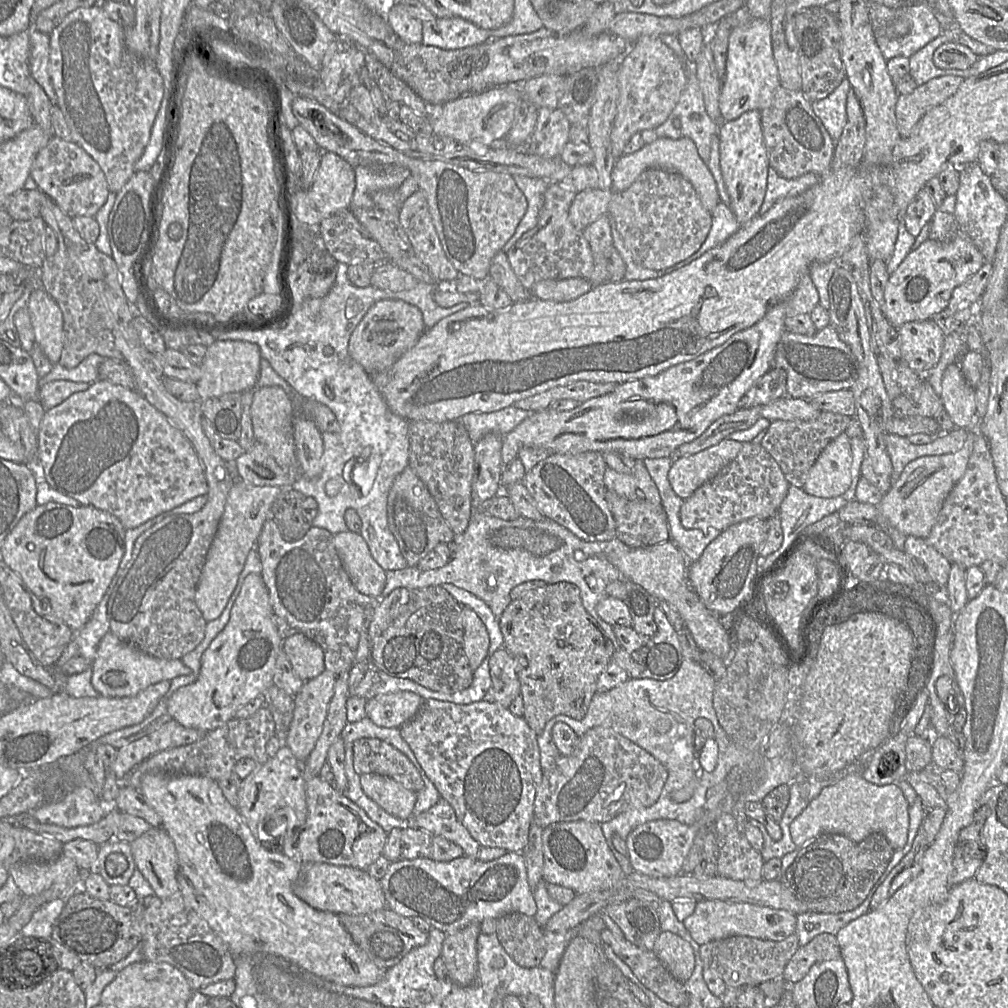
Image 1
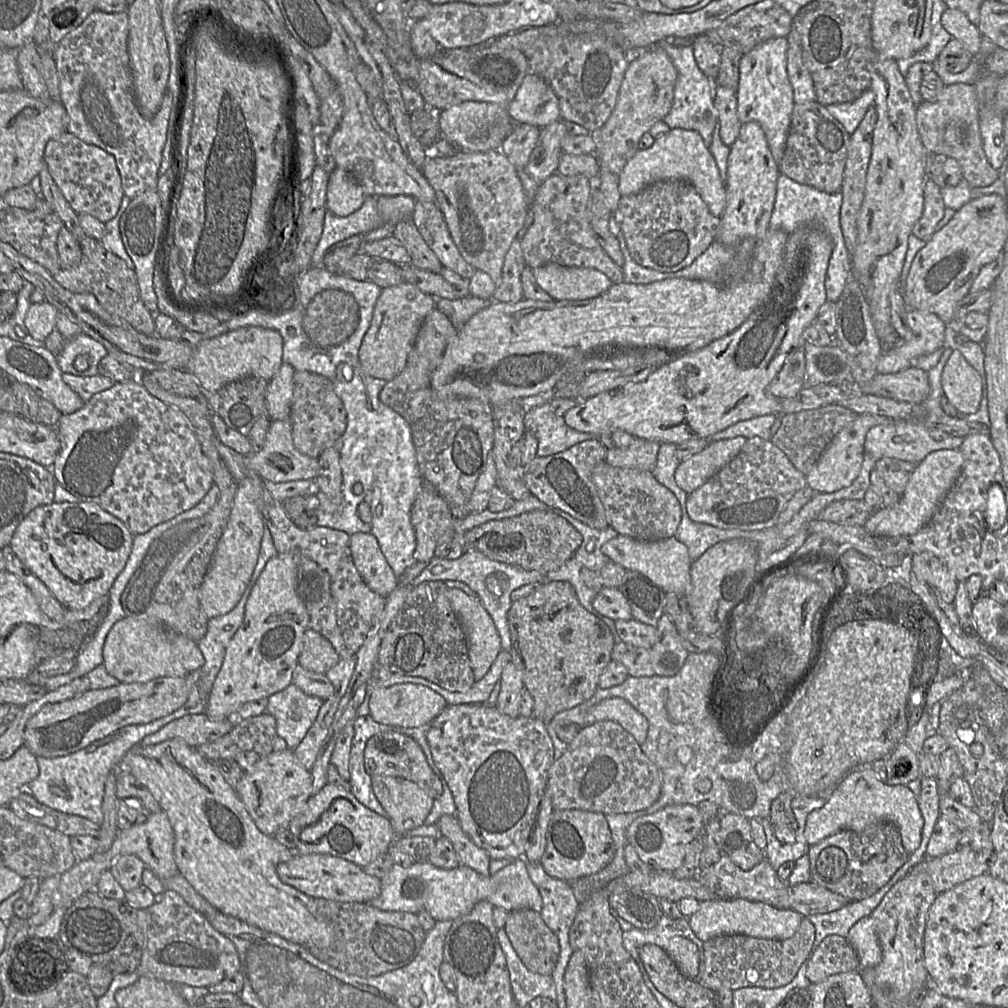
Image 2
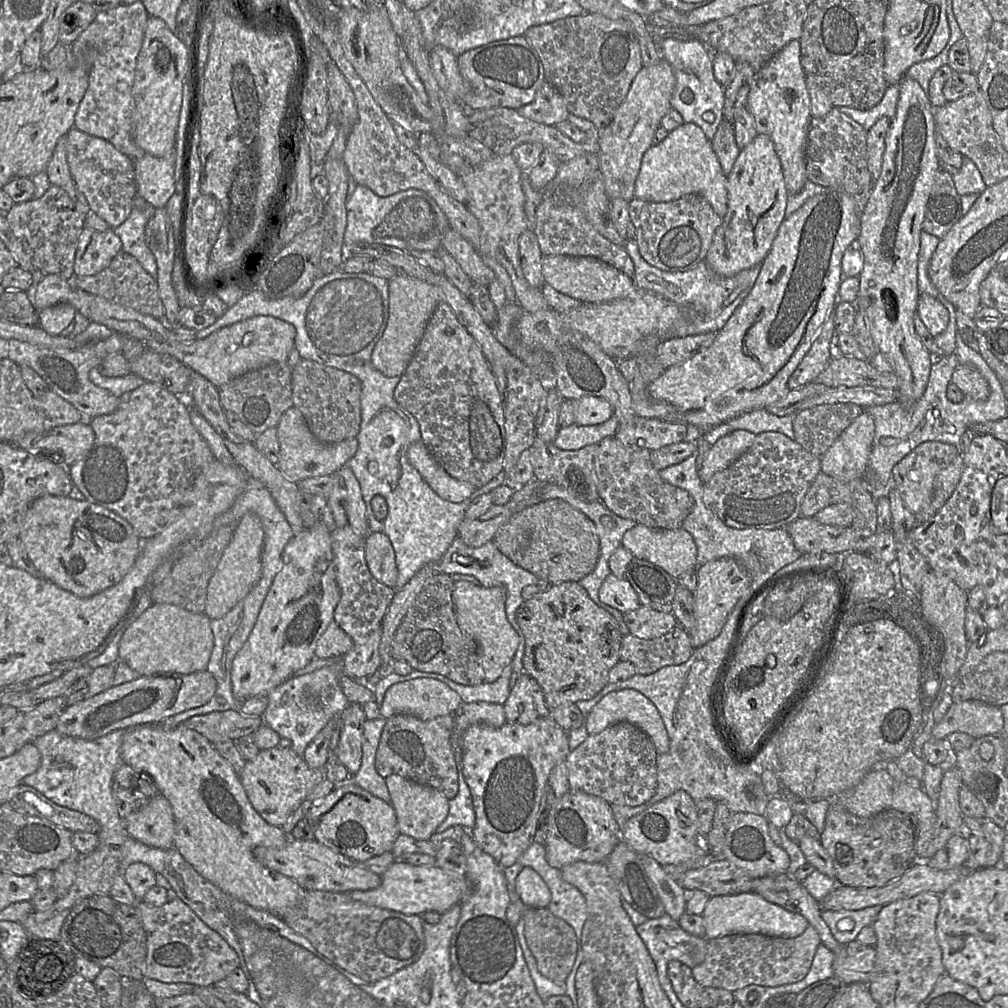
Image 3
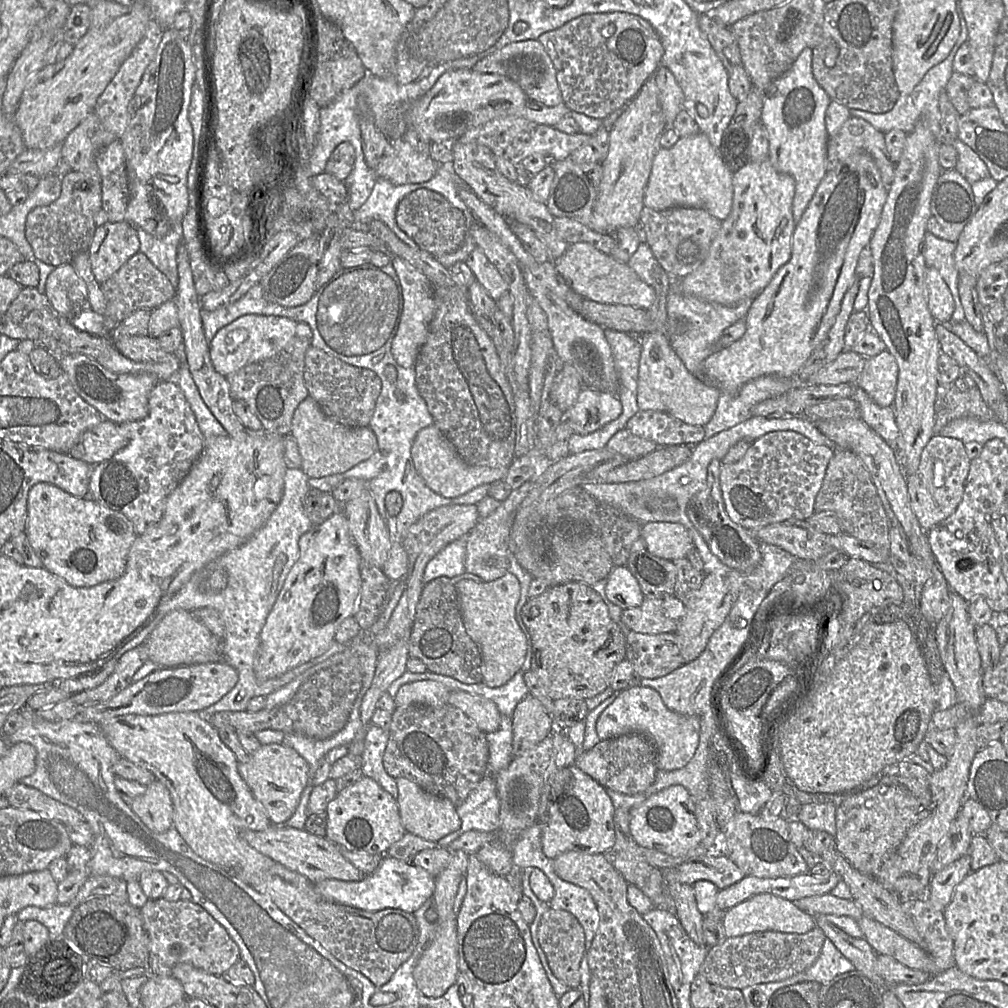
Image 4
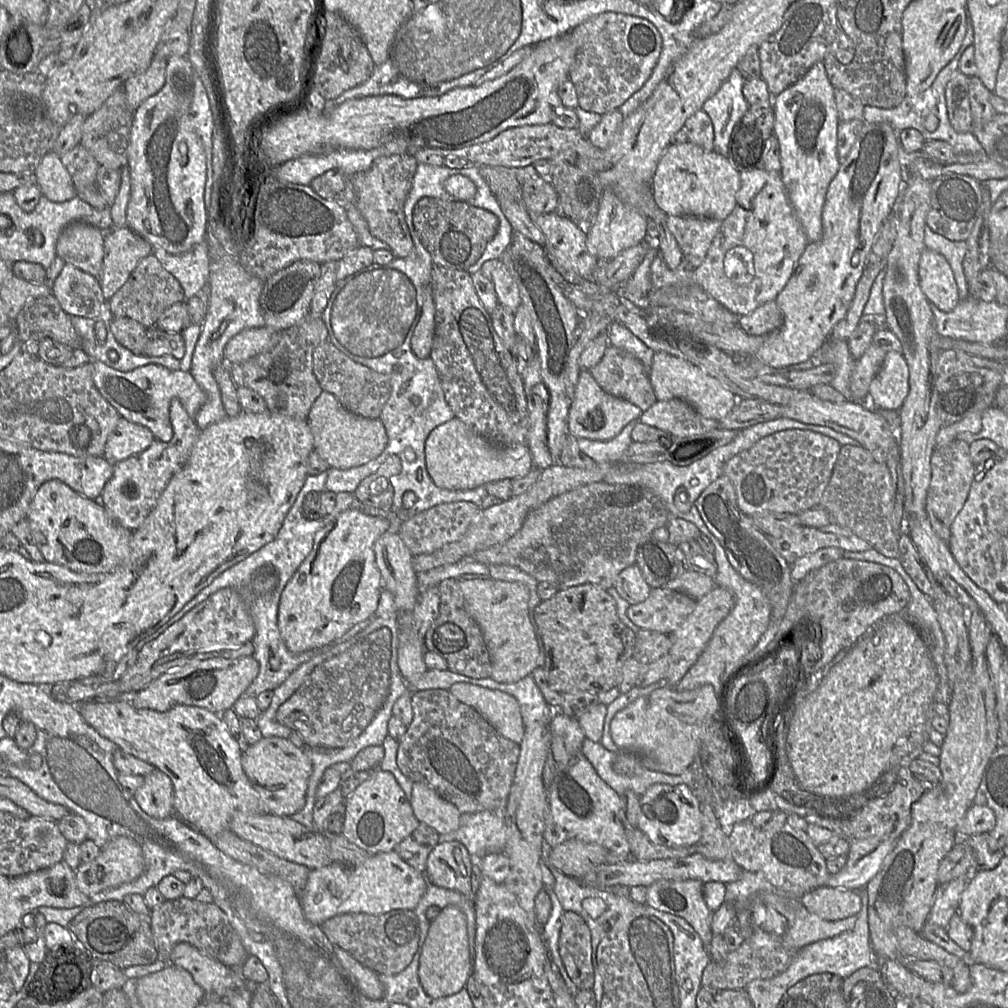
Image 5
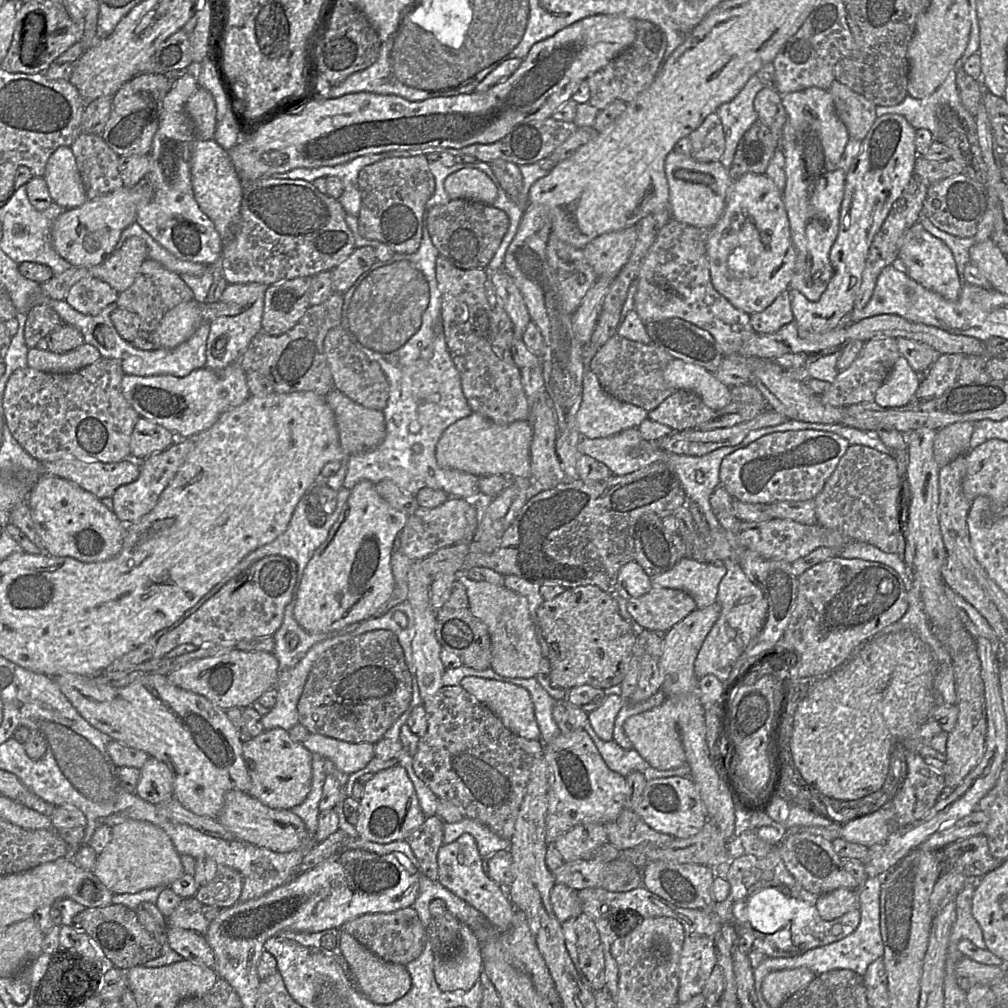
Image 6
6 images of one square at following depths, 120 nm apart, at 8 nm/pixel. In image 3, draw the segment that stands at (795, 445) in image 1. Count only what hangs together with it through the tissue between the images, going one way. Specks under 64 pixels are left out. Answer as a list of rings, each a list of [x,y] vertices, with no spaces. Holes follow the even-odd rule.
[[[853,403],[821,404],[793,416],[795,440],[806,451],[822,457],[863,408]]]

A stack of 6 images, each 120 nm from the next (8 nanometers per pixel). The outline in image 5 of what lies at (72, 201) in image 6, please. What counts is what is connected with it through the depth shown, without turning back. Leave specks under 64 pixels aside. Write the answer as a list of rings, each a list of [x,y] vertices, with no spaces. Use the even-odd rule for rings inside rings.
[[[47,153],[34,174],[42,194],[51,202],[65,202],[77,196],[71,175],[56,153]]]

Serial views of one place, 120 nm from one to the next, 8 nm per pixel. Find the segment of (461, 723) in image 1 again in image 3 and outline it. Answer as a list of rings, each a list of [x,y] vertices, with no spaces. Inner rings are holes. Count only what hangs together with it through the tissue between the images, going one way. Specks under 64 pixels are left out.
[[[541,716],[527,725],[509,722],[501,727],[474,724],[462,733],[461,775],[469,786],[475,811],[475,824],[472,829],[467,830],[475,844],[489,854],[502,869],[516,863],[534,841],[543,818],[550,773],[566,760],[571,751],[568,744],[568,732],[547,716]]]

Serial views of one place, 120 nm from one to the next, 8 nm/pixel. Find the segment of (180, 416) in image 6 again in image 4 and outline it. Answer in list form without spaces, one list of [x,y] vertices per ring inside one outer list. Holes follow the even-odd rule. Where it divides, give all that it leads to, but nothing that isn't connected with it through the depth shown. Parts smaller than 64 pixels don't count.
[[[66,354],[57,355],[62,371],[68,376],[71,384],[76,392],[91,406],[93,406],[104,418],[121,424],[124,422],[138,421],[144,419],[149,412],[148,399],[152,389],[160,382],[156,375],[141,373],[141,374],[118,374],[111,372],[102,366],[93,358],[82,354]]]

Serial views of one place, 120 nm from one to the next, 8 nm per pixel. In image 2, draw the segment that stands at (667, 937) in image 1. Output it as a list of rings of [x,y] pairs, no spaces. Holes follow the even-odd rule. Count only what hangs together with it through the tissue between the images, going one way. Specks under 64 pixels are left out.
[[[672,937],[665,949],[679,971],[694,980],[699,972],[699,952],[695,943],[685,937]]]

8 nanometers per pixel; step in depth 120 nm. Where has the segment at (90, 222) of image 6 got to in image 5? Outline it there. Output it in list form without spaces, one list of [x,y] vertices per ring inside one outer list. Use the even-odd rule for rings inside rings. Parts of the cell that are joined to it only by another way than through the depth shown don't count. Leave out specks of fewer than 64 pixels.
[[[83,221],[68,224],[56,242],[56,255],[65,264],[89,273],[99,283],[104,255],[105,232]]]

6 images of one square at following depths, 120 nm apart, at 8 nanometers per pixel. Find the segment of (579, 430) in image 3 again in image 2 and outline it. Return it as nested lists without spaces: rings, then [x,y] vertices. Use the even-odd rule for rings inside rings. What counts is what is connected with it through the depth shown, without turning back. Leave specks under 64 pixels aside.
[[[543,403],[531,409],[524,417],[525,433],[534,435],[538,441],[537,456],[544,457],[562,452],[575,444],[596,438],[591,433],[577,431],[565,423],[563,417],[559,417],[553,411],[550,403]]]

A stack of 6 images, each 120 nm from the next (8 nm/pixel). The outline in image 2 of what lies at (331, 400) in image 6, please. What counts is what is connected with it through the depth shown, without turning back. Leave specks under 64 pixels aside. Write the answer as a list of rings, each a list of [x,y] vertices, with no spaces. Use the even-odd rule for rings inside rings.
[[[290,418],[272,421],[266,434],[263,448],[259,452],[245,455],[245,467],[258,473],[265,482],[272,483],[314,480],[319,474],[318,458],[302,454],[295,447]]]

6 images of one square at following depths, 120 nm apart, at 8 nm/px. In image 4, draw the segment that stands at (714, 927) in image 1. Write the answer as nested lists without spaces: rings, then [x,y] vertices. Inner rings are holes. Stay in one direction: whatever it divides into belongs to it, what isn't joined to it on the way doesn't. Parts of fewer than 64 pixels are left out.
[[[757,894],[732,907],[722,925],[727,938],[764,931],[804,934],[816,927],[813,916],[801,911],[792,901],[773,894]]]

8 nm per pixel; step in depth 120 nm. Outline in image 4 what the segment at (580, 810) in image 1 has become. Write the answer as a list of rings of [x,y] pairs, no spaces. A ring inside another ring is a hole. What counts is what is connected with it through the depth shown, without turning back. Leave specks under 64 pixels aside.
[[[629,733],[600,740],[590,750],[579,752],[575,765],[606,790],[636,795],[644,792],[653,783],[658,770],[658,752],[645,735]]]

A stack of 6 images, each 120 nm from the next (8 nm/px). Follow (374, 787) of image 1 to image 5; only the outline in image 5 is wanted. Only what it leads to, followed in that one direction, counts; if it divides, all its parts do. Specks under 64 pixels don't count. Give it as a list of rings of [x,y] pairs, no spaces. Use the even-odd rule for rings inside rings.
[[[413,783],[409,801],[419,822],[432,827],[439,835],[459,828],[461,813],[457,807],[423,783]]]

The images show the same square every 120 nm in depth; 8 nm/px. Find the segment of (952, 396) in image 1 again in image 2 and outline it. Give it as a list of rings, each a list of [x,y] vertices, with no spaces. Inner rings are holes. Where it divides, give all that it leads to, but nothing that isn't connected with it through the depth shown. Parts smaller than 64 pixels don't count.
[[[954,349],[941,376],[944,395],[963,414],[978,411],[983,397],[983,377]]]

